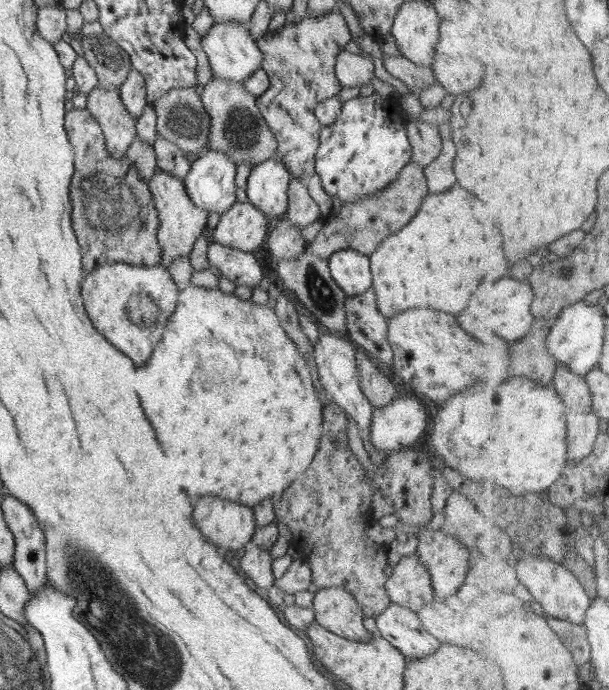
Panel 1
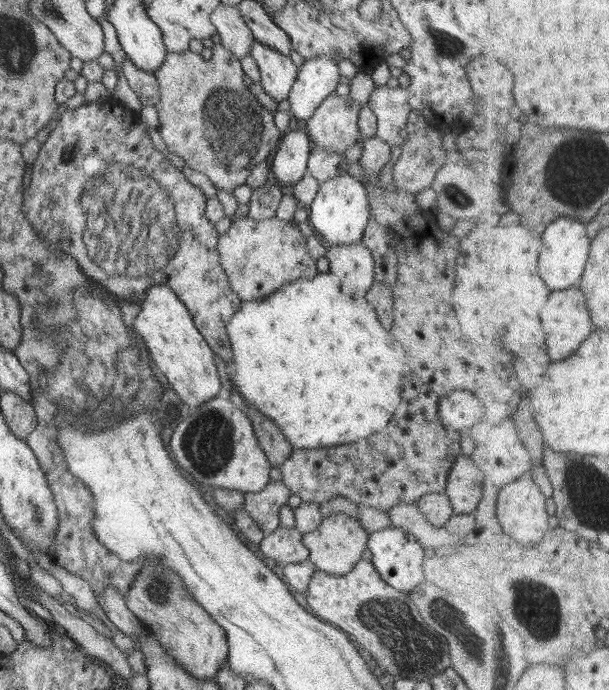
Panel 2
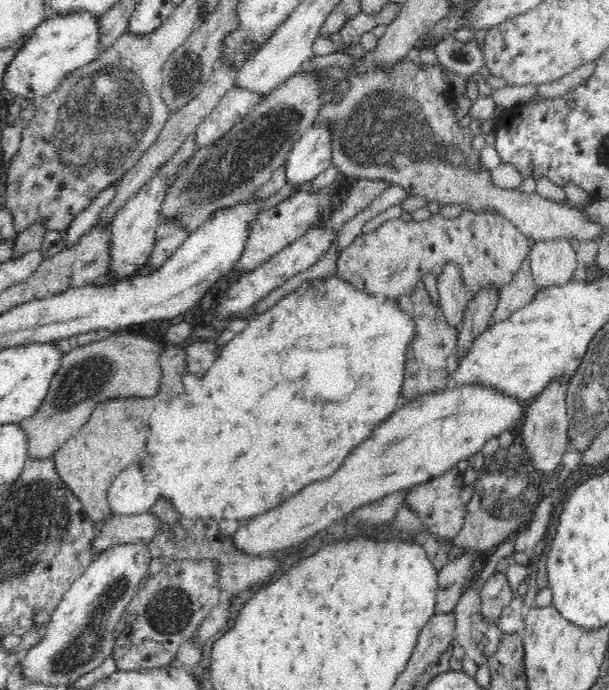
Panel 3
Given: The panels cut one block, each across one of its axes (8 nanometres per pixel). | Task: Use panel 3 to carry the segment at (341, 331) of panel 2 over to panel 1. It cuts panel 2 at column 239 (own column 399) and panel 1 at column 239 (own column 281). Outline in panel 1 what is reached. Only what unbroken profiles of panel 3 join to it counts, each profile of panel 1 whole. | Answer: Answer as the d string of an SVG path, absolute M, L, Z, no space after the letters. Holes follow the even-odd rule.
M192 284L180 291L174 313L170 315L168 323L166 323L166 336L158 342L150 360L140 368L140 370L144 370L144 382L146 382L148 394L142 396L138 392L138 396L140 396L142 410L144 410L146 418L150 420L150 426L154 428L154 434L158 436L156 440L158 440L160 448L168 450L168 454L172 454L172 456L176 454L188 466L186 492L192 492L190 494L192 502L198 500L200 496L208 496L212 492L212 496L220 496L224 500L232 500L232 502L244 504L252 509L264 500L274 500L294 482L294 479L298 478L298 475L305 474L308 470L316 451L320 448L320 439L325 432L322 426L324 406L314 392L312 374L310 374L310 368L306 366L308 361L302 354L298 354L296 346L280 326L274 309L269 308L268 304L240 300L235 293L226 294L219 288L208 289Z

